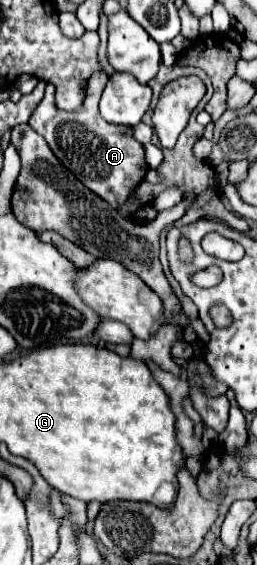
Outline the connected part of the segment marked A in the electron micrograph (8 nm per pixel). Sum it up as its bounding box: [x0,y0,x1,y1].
[29,71,147,209]

